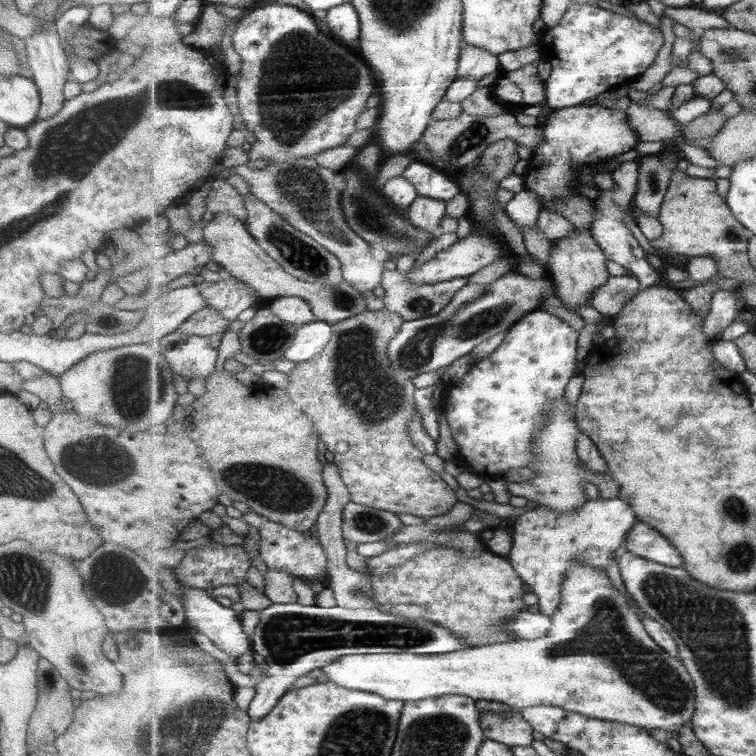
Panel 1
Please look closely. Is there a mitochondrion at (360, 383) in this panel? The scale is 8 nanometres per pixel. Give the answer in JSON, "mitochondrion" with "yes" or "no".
{"mitochondrion":"yes"}

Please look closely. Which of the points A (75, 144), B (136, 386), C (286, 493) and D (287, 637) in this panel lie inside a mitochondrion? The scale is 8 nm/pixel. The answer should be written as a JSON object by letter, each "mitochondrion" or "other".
{"A":"mitochondrion","B":"mitochondrion","C":"mitochondrion","D":"mitochondrion"}

